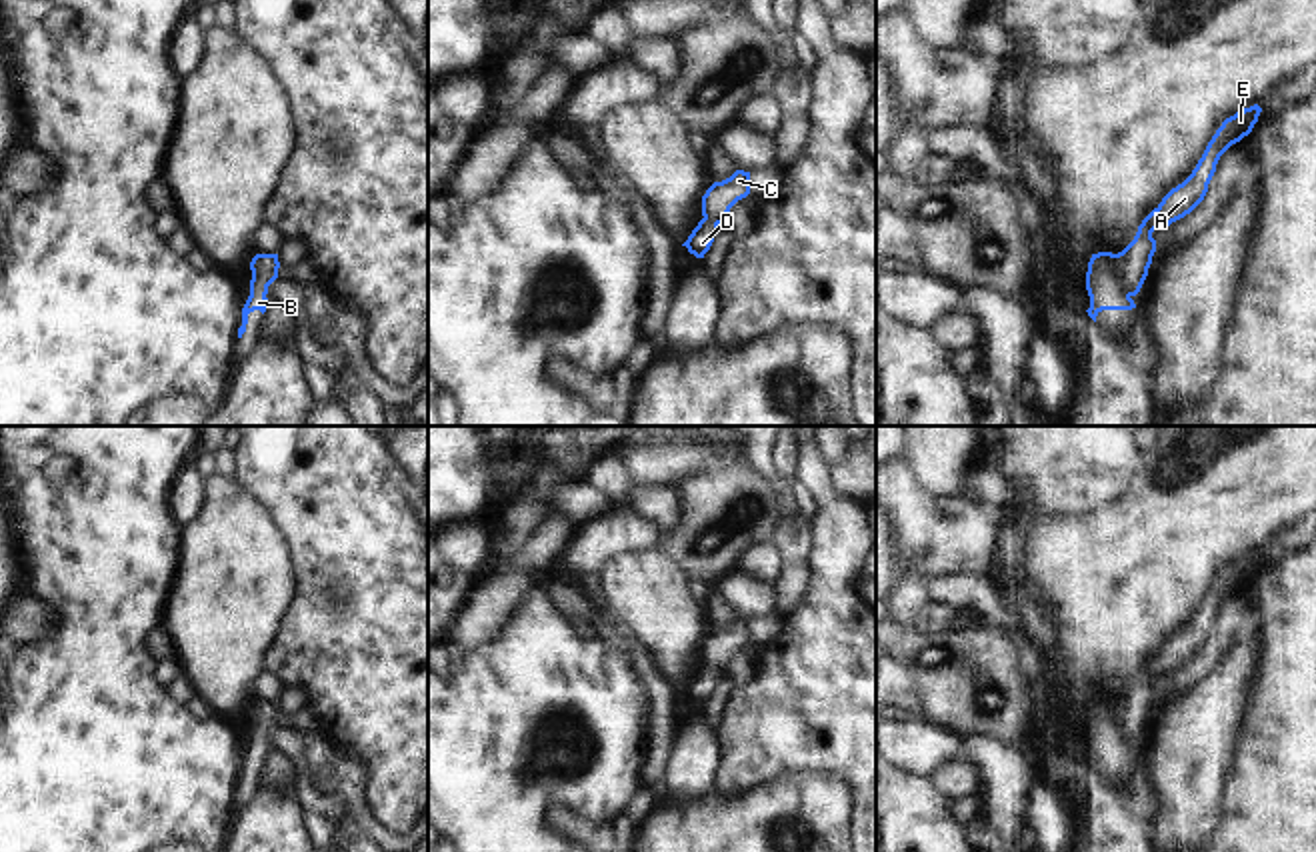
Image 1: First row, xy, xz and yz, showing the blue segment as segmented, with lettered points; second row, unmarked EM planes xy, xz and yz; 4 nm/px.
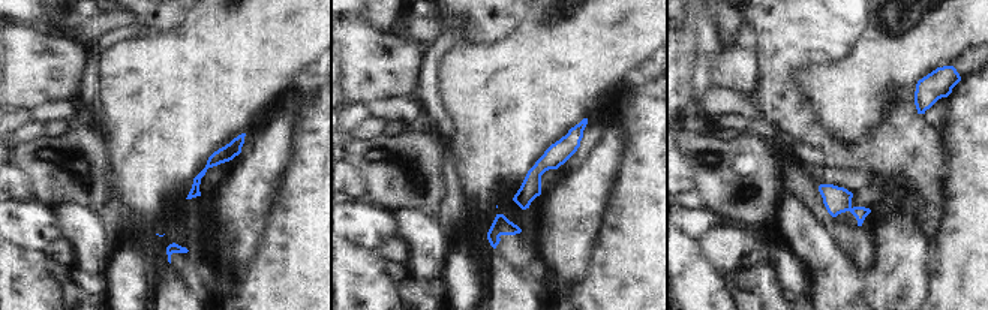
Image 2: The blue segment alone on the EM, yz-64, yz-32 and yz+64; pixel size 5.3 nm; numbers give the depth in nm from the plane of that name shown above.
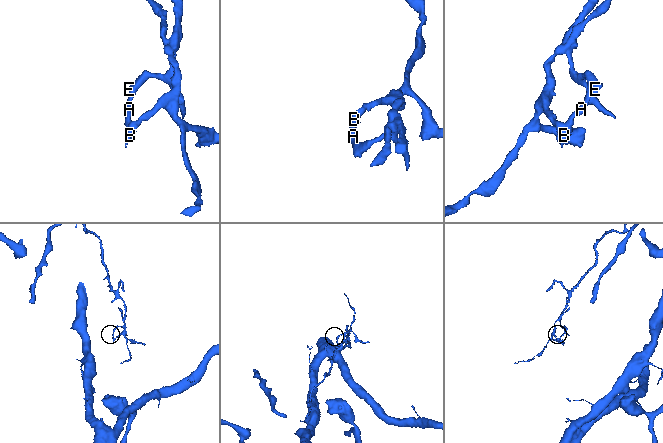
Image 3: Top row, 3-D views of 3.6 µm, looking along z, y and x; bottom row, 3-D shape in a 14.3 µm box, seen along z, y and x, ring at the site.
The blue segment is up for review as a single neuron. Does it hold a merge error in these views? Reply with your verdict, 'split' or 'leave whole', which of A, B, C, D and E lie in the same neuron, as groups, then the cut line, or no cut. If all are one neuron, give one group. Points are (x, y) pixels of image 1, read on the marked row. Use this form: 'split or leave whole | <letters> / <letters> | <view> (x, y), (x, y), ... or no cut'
split | A D E / B C | yz (1114, 254), (1118, 282), (1128, 296)

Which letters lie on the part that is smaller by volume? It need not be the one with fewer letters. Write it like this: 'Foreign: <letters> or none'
Foreign: B, C

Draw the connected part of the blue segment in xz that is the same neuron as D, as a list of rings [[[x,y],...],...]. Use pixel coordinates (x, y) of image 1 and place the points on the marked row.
[[[702,218],[682,246],[686,246],[688,252],[694,254],[696,258],[704,258],[716,234],[718,234],[718,224],[714,224],[708,218]]]

